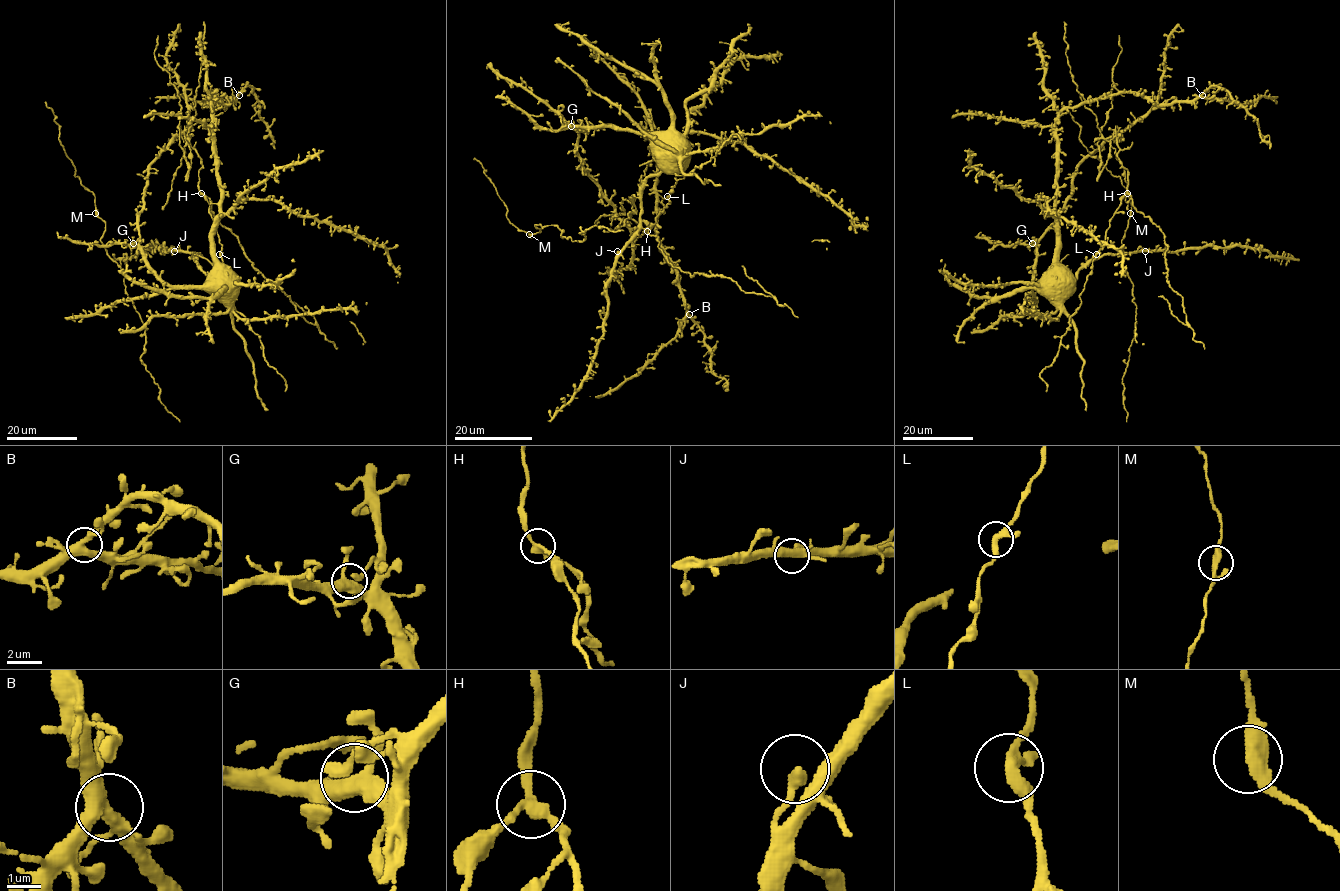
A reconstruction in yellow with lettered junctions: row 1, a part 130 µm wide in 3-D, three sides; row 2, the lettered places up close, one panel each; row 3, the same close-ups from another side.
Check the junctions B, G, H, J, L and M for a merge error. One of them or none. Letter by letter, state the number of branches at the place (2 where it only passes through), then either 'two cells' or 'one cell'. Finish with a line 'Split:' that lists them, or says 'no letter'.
B: branches 3; one cell
G: branches 3; one cell
H: branches 3; two cells
J: branches 3; one cell
L: branches 3; one cell
M: branches 3; one cell
Split: H

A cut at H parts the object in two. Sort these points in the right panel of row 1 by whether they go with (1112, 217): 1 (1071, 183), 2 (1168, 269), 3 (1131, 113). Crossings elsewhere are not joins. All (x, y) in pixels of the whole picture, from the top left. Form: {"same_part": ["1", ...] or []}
{"same_part": ["1", "3"]}

